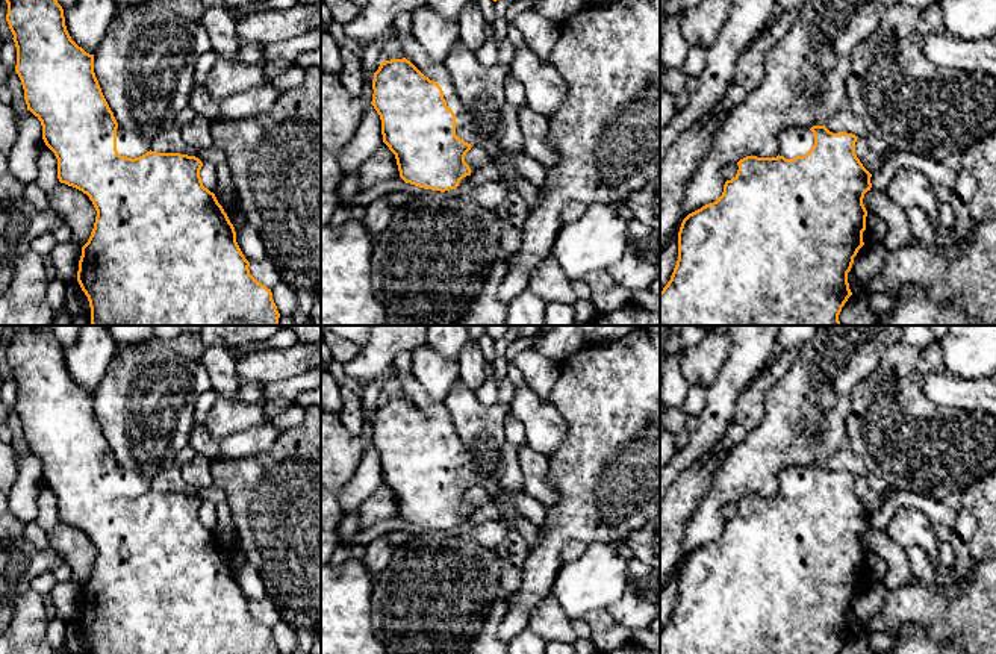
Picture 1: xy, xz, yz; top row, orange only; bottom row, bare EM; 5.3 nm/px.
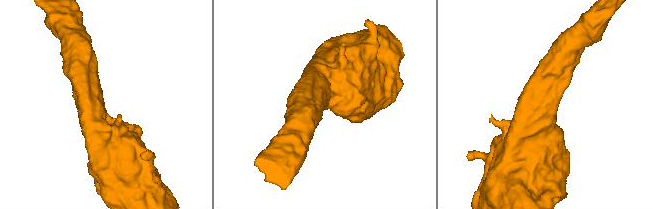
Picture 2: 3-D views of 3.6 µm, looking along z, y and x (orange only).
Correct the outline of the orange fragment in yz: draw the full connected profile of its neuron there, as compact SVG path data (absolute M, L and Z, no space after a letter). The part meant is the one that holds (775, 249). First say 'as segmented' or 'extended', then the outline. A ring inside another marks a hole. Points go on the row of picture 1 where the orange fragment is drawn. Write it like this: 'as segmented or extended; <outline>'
extended; M825 126L811 129L790 127L778 133L778 156L757 157L746 156L737 162L737 174L727 180L722 195L701 209L689 213L678 232L678 260L671 280L660 292L660 325L842 325L839 315L852 295L848 283L848 272L854 257L864 245L867 210L863 204L864 194L870 191L872 174L863 167L855 154L855 135L833 133Z

